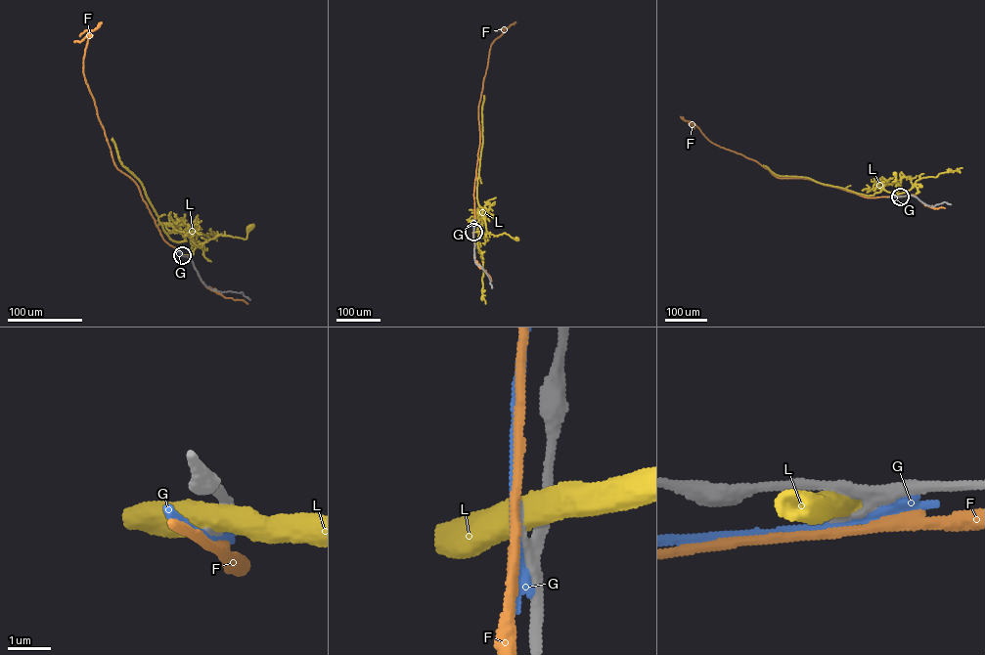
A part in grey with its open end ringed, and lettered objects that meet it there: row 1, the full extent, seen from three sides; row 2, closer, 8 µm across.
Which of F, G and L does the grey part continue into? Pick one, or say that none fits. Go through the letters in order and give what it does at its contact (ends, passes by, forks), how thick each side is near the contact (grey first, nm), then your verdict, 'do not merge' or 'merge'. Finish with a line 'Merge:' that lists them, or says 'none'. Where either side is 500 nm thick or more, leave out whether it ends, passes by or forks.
F: it passes by | 150/200 nm | do not merge
G: it passes by | 200/240 nm | do not merge
L: 190/550 nm | do not merge
Merge: none

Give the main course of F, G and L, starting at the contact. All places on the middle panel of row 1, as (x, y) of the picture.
F: (473, 232), (473, 195), (480, 142), (478, 106), (489, 53), (494, 40), (515, 22)
G: (473, 233), (474, 219)
L: (473, 232), (496, 236), (505, 233), (515, 239)

